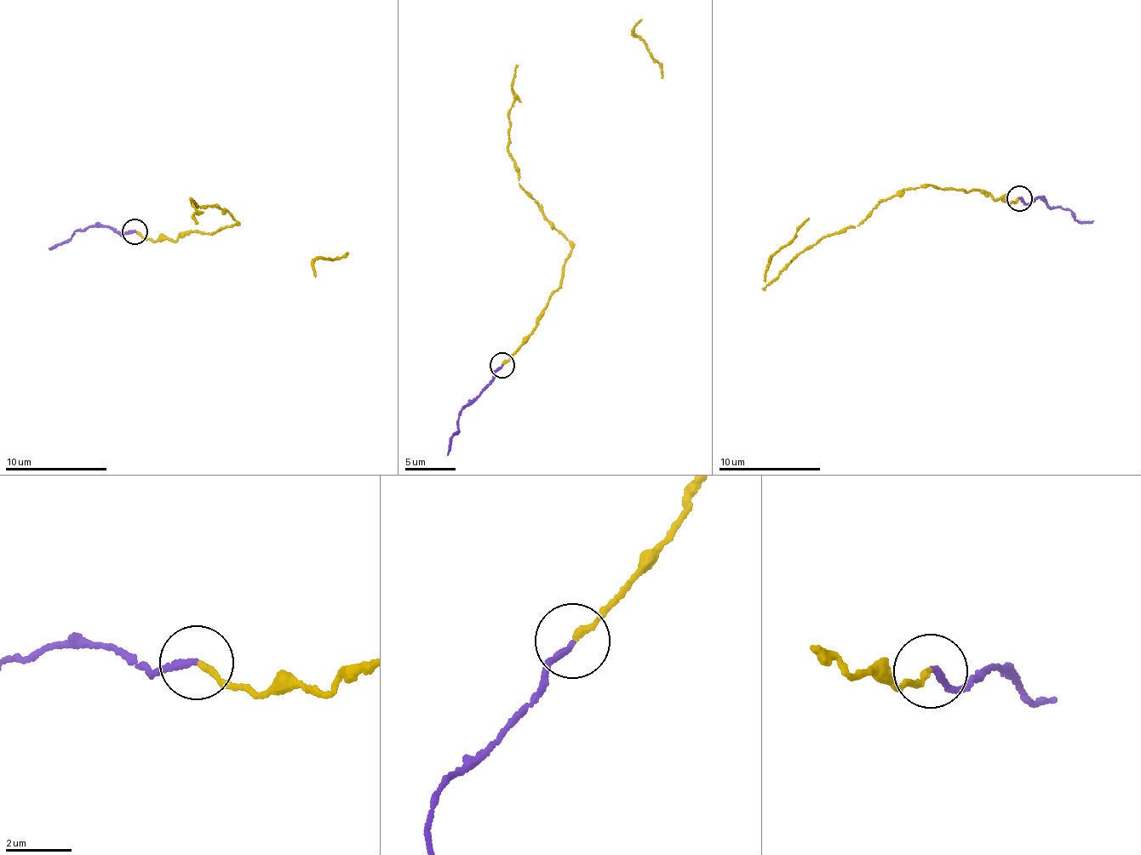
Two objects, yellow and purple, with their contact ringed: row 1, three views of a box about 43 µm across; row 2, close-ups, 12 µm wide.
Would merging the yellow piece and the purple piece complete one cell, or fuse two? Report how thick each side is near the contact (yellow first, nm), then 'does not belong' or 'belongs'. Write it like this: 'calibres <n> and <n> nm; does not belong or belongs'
calibres 170 and 190 nm; belongs

